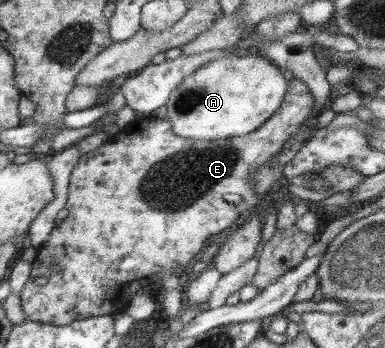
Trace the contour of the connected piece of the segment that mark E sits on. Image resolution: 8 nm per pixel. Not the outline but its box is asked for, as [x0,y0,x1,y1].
[20,76,315,326]

